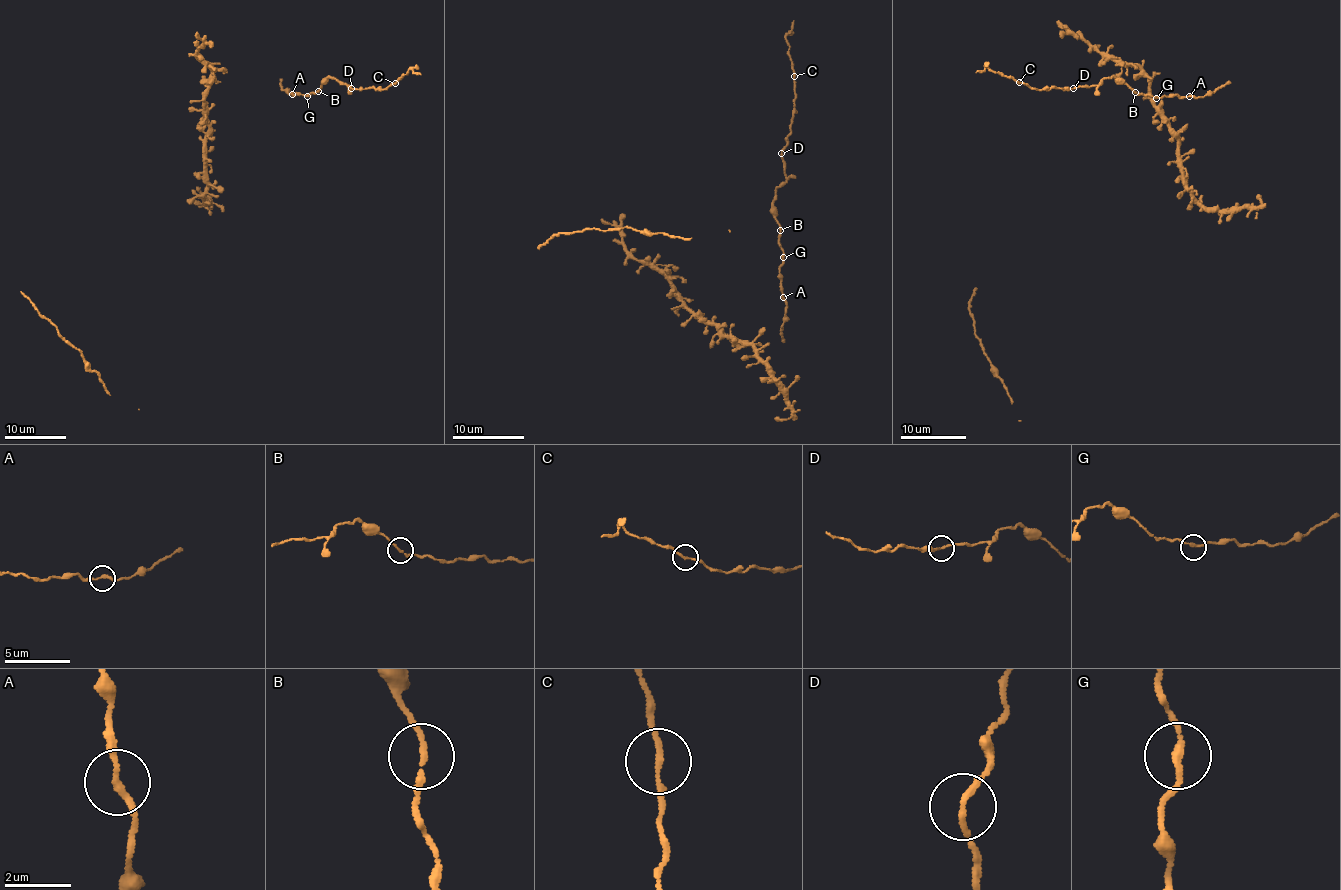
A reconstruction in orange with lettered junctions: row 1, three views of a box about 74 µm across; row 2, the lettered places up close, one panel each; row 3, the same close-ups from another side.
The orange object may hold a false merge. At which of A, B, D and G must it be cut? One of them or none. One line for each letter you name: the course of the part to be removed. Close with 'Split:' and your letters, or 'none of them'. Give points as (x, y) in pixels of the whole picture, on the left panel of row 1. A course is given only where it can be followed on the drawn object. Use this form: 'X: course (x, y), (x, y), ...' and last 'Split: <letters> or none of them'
Split: none of them

